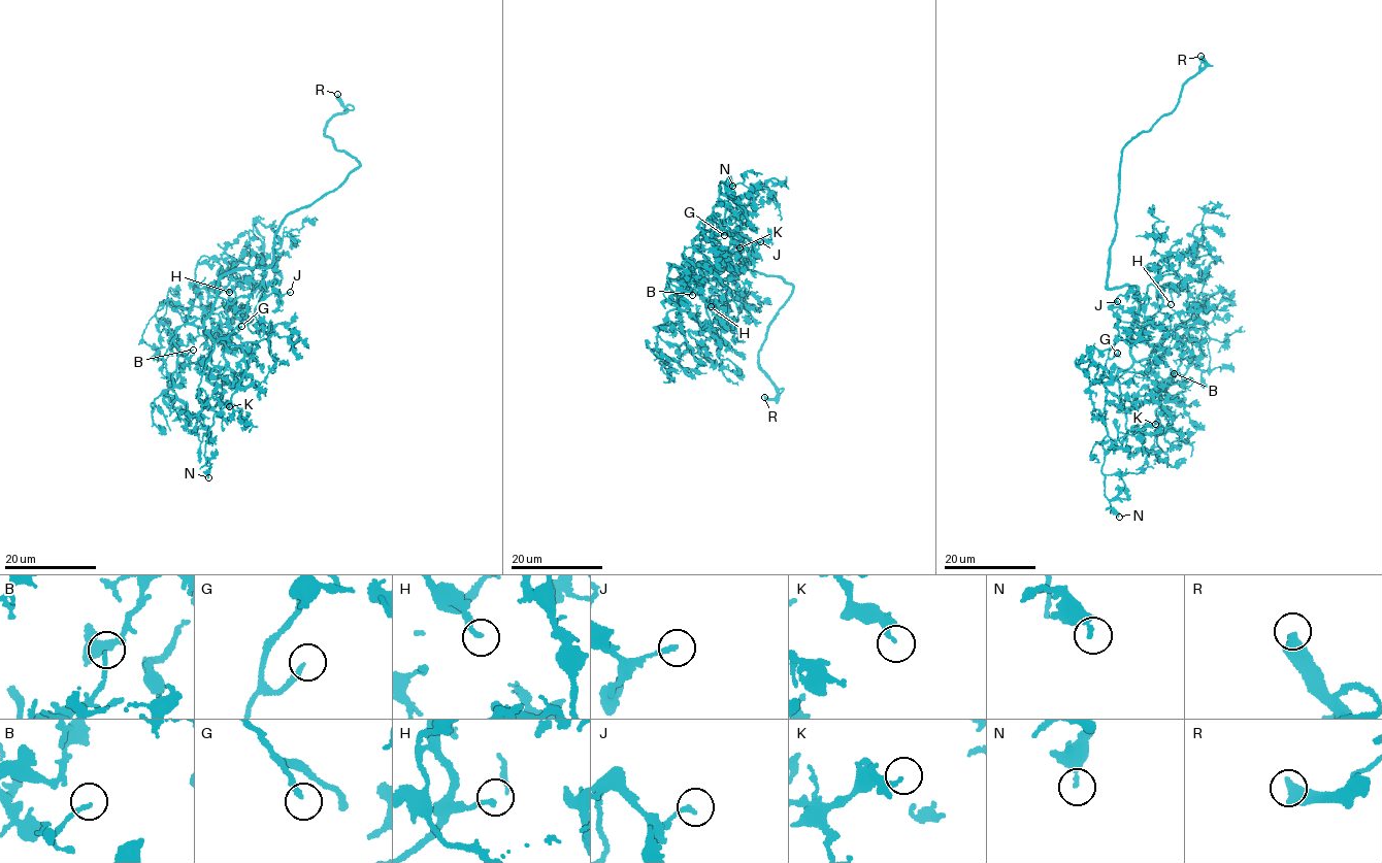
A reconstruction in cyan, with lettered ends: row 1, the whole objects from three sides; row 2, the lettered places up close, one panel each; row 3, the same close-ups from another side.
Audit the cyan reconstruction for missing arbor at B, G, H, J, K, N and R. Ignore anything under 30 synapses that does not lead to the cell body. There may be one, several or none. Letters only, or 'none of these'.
B, G, R

